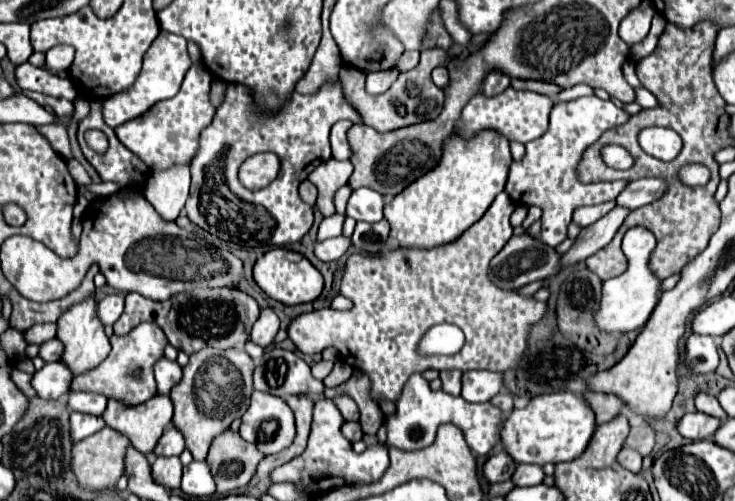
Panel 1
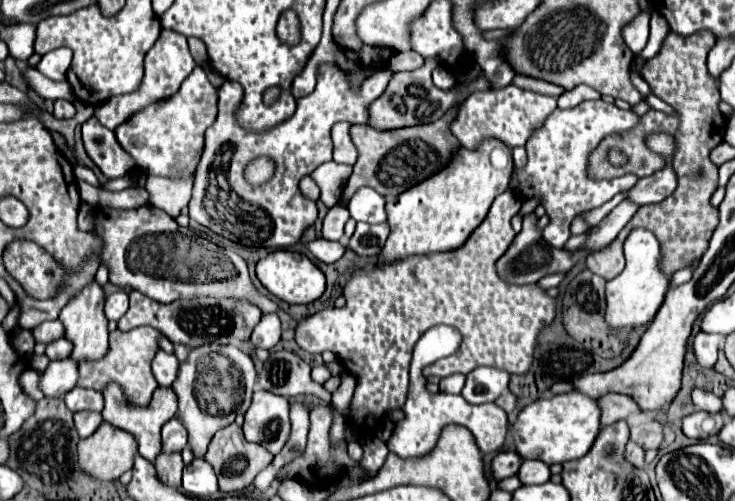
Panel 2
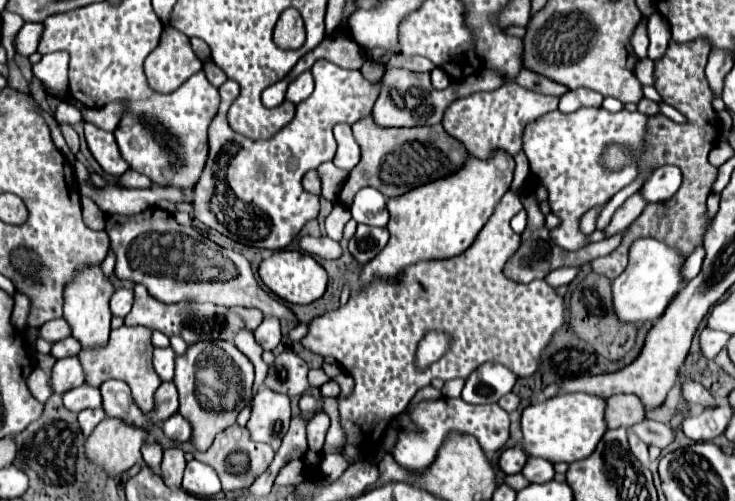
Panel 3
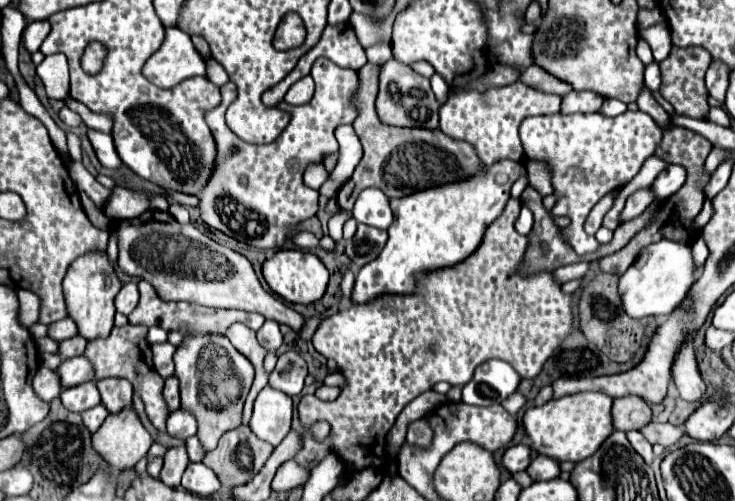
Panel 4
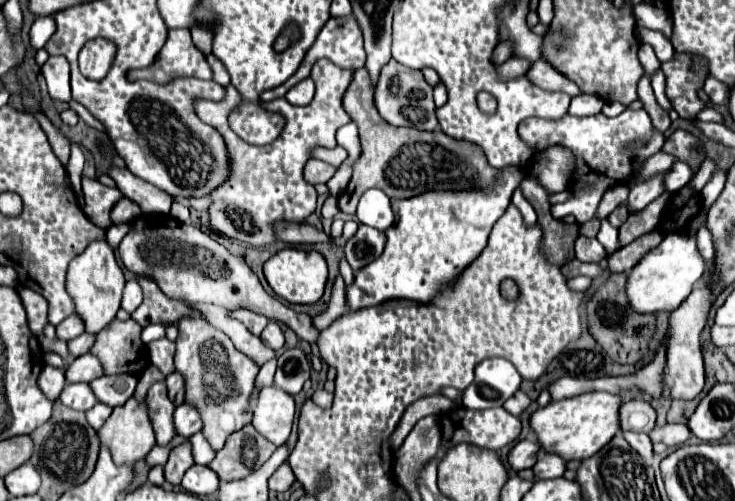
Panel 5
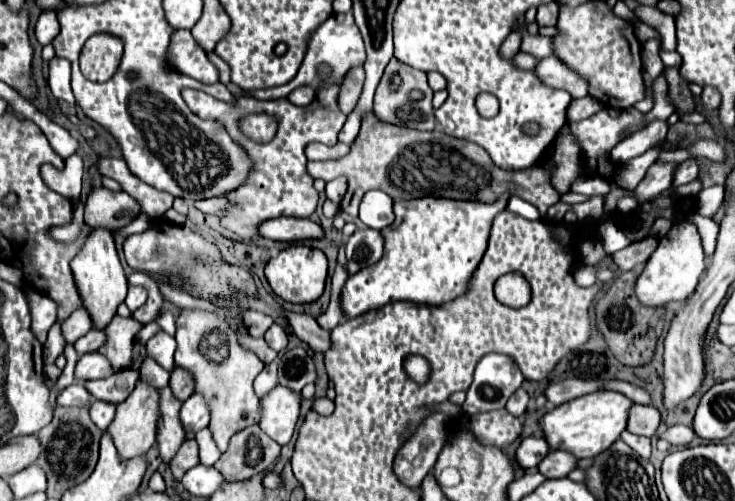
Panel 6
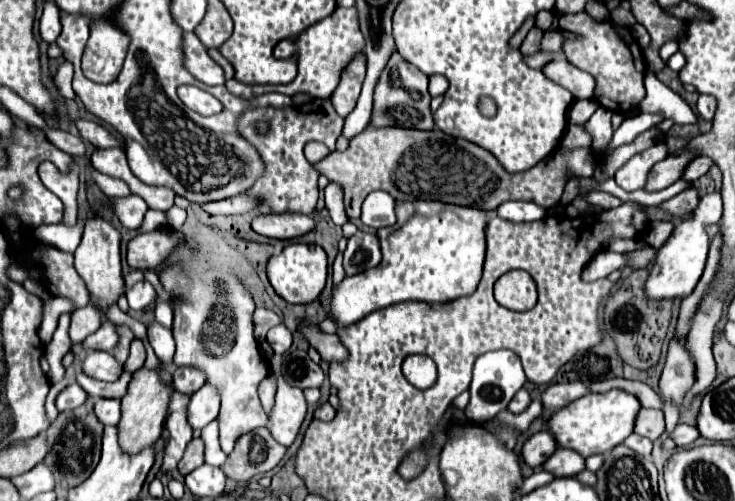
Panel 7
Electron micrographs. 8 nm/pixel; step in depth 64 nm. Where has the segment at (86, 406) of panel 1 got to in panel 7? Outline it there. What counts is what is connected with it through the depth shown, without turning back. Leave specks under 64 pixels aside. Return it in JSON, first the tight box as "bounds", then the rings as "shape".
{"bounds":[56,384,88,412],"shape":[[[70,384],[70,386],[66,386],[66,388],[58,394],[58,398],[56,398],[56,408],[58,408],[60,412],[78,408],[80,404],[84,404],[86,396],[88,396],[88,394],[84,392],[84,388],[80,388],[78,384]]]}

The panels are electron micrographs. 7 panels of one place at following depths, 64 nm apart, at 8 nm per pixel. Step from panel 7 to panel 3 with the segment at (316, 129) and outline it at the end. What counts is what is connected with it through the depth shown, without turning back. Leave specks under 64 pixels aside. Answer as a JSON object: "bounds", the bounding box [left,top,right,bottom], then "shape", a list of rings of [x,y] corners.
{"bounds":[192,60,380,250],"shape":[[[318,60],[312,66],[312,76],[316,82],[312,96],[296,106],[294,120],[284,126],[282,134],[276,134],[276,142],[252,142],[236,134],[226,122],[226,112],[240,88],[232,80],[226,80],[218,88],[222,102],[208,130],[208,164],[200,176],[200,184],[194,188],[192,200],[194,216],[202,224],[246,246],[282,250],[308,220],[318,216],[318,196],[302,188],[302,176],[334,158],[336,140],[332,128],[338,122],[354,124],[368,116],[378,98],[380,84],[372,86],[358,70],[344,70],[328,60]]]}

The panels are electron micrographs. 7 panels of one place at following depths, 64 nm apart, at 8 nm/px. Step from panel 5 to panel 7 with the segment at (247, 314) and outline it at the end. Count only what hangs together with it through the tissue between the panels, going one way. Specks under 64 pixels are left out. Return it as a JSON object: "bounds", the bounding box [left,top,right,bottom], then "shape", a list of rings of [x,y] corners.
{"bounds":[254,308,282,342],"shape":[[[256,308],[256,312],[254,312],[254,334],[256,334],[256,340],[264,342],[268,330],[272,326],[278,326],[278,324],[282,324],[282,318],[274,310]]]}

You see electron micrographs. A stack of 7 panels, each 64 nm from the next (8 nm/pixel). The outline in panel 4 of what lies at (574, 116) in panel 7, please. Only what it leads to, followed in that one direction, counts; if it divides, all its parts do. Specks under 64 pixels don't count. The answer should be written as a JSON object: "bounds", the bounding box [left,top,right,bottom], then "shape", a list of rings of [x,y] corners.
{"bounds":[562,92,604,114],"shape":[[[570,92],[564,96],[564,104],[562,104],[562,112],[564,114],[576,114],[576,112],[600,112],[604,98],[600,100],[598,94],[592,92]]]}

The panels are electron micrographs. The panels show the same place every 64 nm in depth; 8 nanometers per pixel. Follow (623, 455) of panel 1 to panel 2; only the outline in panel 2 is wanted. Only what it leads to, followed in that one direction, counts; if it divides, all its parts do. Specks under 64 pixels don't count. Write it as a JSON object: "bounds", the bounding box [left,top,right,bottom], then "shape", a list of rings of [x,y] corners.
{"bounds":[626,442,646,466],"shape":[[[628,442],[628,446],[626,446],[626,458],[628,458],[628,462],[630,464],[634,464],[634,466],[644,466],[646,462],[644,462],[644,448],[640,448],[636,442]]]}

